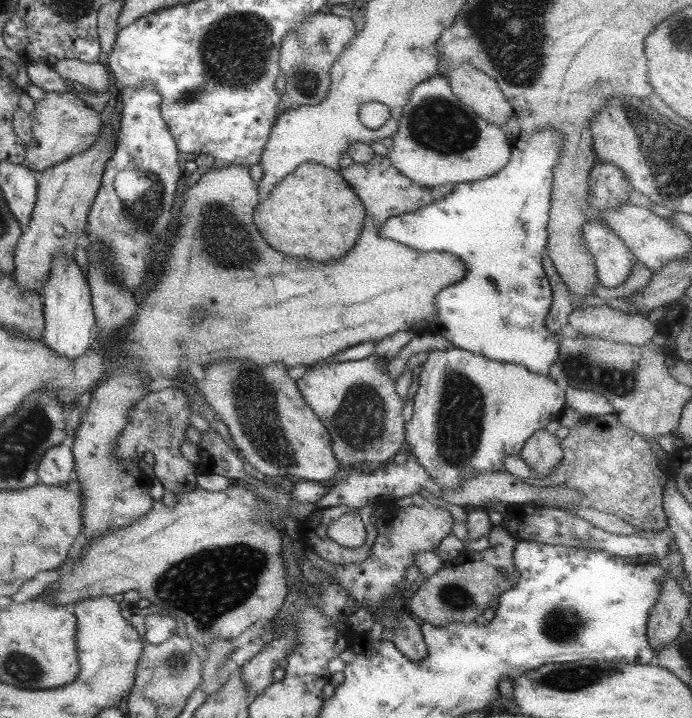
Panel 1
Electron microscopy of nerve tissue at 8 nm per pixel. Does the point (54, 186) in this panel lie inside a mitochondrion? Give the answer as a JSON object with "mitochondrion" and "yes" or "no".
{"mitochondrion":"no"}

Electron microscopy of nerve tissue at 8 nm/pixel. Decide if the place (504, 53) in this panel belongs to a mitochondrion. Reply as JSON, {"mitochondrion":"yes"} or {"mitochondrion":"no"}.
{"mitochondrion":"yes"}

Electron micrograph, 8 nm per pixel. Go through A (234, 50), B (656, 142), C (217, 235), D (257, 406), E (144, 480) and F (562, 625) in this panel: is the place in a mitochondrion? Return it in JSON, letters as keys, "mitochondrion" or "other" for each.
{"A":"mitochondrion","B":"mitochondrion","C":"mitochondrion","D":"mitochondrion","E":"other","F":"mitochondrion"}

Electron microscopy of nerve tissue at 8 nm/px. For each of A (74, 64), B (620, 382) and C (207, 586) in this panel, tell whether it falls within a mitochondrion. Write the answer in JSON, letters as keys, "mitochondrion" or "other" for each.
{"A":"other","B":"mitochondrion","C":"mitochondrion"}

